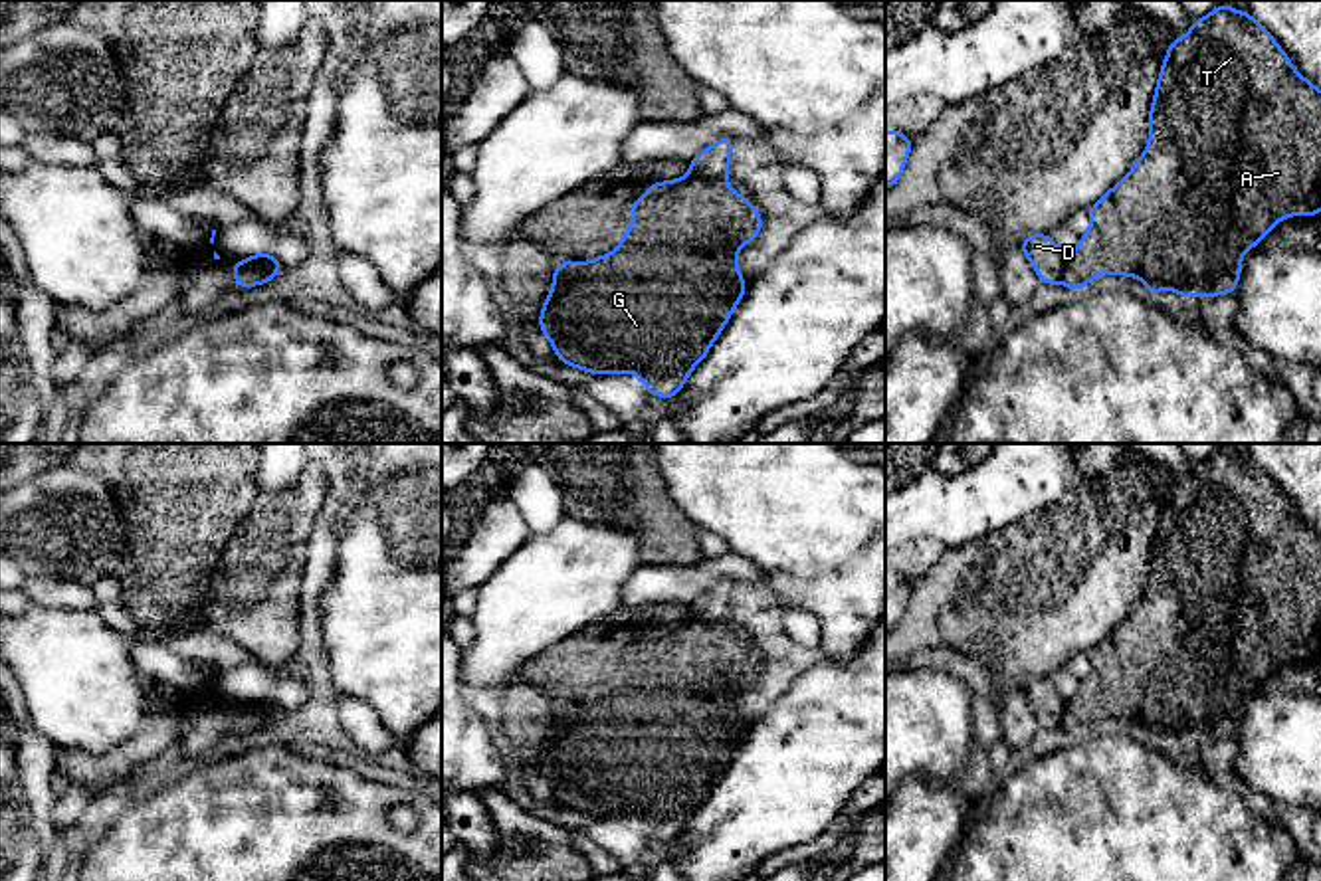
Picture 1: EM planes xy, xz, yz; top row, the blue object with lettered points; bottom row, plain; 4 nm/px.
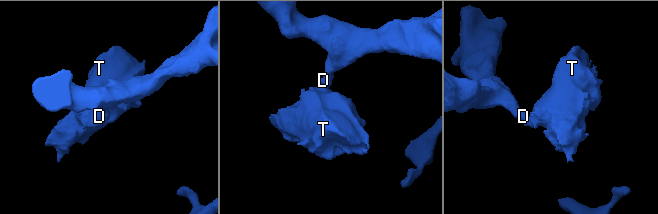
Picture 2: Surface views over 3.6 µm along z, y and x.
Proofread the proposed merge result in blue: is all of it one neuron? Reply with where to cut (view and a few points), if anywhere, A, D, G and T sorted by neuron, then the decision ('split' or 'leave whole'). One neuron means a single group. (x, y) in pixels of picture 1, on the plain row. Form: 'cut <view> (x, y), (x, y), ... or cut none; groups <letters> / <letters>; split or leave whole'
cut xz (690, 616), (702, 622), (723, 624); groups A G T / D; split

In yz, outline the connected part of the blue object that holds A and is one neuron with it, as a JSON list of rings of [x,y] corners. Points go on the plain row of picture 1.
[[[1218,447],[1208,459],[1190,463],[1190,477],[1172,481],[1149,554],[1149,588],[1135,604],[1133,612],[1099,641],[1089,653],[1091,671],[1079,681],[1079,689],[1066,699],[1062,727],[1071,734],[1081,734],[1099,719],[1131,719],[1141,723],[1151,740],[1163,733],[1174,733],[1182,744],[1200,738],[1216,740],[1236,734],[1242,715],[1242,699],[1260,689],[1264,679],[1287,659],[1315,661],[1321,655],[1321,533],[1307,525],[1291,507],[1289,499],[1273,479],[1250,457]]]

